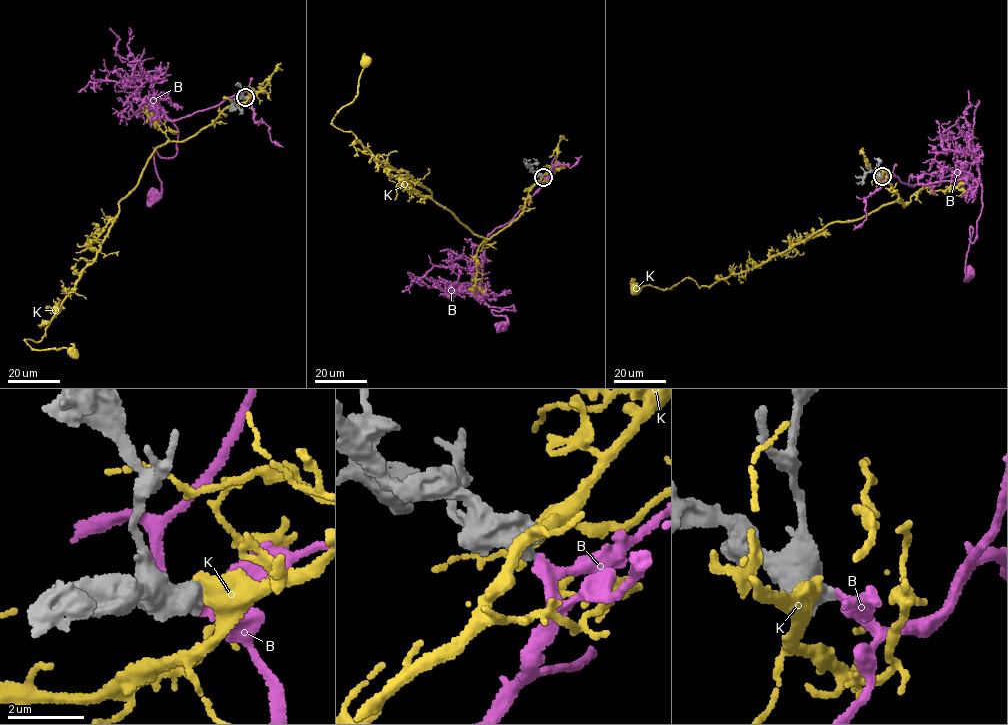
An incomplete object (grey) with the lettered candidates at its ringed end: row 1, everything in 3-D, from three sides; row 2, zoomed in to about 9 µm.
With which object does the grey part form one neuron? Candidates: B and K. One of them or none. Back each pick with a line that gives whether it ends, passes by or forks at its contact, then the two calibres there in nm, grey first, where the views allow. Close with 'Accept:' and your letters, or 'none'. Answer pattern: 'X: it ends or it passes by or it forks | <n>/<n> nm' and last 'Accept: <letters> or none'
B: it passes by | 600/240 nm
Accept: B

